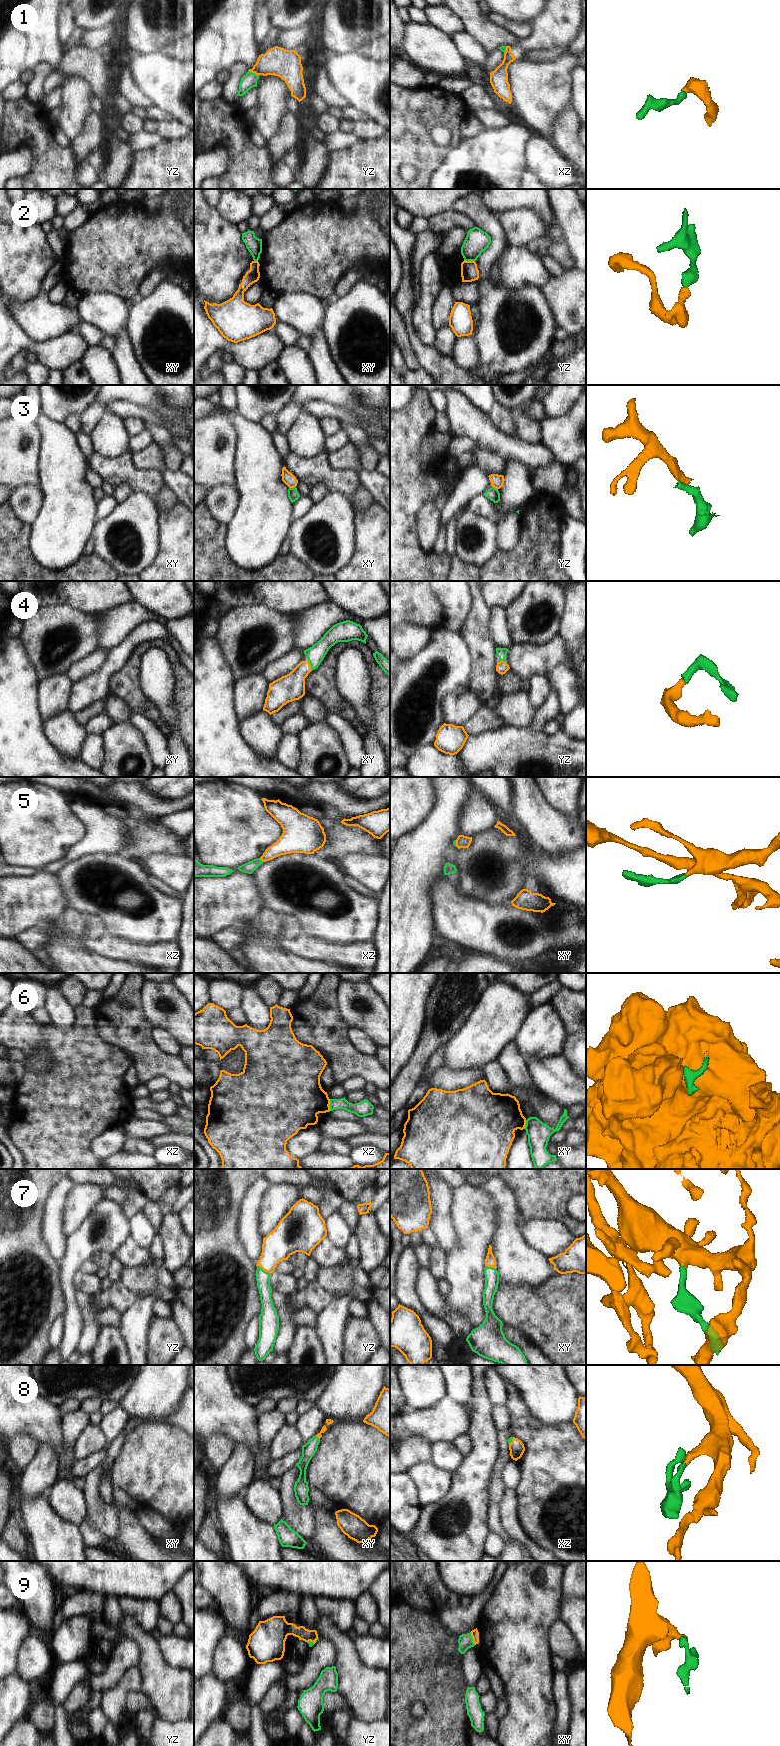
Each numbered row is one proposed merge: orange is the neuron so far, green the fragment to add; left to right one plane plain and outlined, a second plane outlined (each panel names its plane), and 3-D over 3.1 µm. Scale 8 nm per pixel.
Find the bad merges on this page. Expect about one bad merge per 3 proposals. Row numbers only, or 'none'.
1, 2, 3, 6, 9.

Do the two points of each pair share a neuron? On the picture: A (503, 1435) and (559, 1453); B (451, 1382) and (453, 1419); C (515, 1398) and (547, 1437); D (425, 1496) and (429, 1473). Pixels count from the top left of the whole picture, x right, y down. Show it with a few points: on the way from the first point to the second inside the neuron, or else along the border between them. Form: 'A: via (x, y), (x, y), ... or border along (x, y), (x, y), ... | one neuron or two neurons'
A: border along (509, 1426), (513, 1436) | two neurons
B: border along (445, 1396), (463, 1405) | two neurons
C: via (517, 1409), (519, 1414), (536, 1431) | one neuron
D: via (429, 1490), (429, 1479) | one neuron

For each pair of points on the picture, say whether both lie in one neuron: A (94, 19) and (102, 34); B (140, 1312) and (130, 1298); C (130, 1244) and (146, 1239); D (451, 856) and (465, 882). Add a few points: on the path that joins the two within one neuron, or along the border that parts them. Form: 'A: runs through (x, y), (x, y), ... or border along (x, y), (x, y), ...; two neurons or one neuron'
A: border along (113, 20), (104, 26), (86, 30); two neurons
B: border along (142, 1298), (120, 1315); two neurons
C: border along (130, 1236), (148, 1248); two neurons
D: border along (459, 849), (455, 865); two neurons

